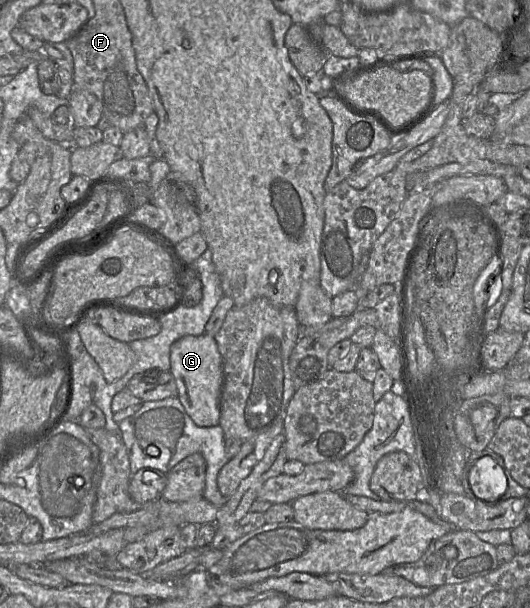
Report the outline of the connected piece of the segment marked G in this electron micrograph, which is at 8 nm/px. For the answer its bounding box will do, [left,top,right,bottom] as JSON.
[170,335,223,427]

